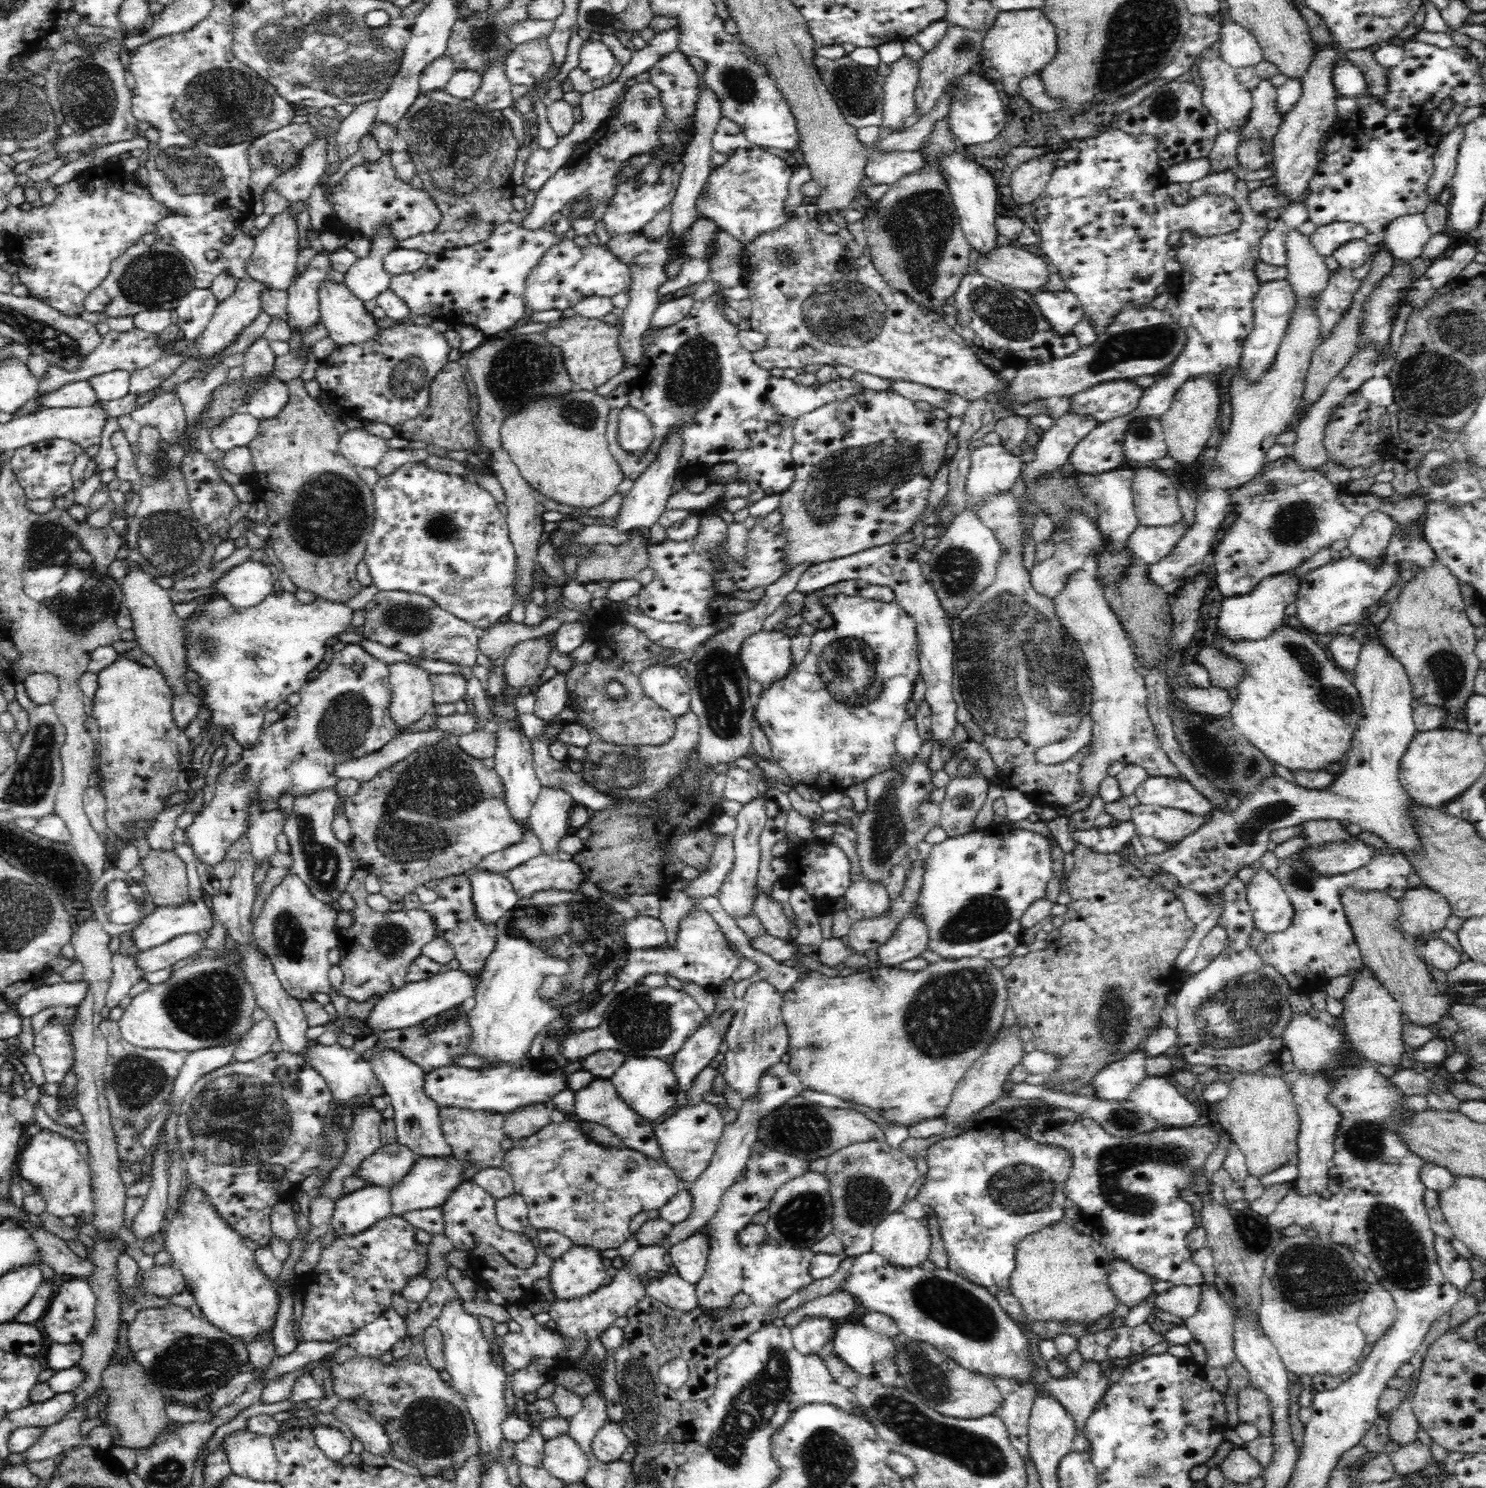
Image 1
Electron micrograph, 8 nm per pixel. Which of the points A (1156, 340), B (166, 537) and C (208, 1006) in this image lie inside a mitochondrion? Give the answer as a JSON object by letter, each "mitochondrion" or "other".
{"A":"mitochondrion","B":"mitochondrion","C":"mitochondrion"}

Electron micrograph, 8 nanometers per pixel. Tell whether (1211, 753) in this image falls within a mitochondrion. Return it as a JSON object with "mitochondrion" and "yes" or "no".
{"mitochondrion":"yes"}

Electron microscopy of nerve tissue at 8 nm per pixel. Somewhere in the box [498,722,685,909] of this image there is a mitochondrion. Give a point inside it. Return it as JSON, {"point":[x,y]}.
{"point":[626,770]}

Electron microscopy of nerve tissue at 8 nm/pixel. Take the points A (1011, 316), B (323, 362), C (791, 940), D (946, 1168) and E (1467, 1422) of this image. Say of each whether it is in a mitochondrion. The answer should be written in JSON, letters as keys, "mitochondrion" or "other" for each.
{"A":"mitochondrion","B":"other","C":"other","D":"other","E":"other"}

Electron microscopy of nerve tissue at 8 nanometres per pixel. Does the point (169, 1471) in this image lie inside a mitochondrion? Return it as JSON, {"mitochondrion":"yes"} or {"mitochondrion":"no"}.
{"mitochondrion":"yes"}

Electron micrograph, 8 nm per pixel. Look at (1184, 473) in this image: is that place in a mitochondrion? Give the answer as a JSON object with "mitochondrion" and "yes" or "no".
{"mitochondrion":"no"}

